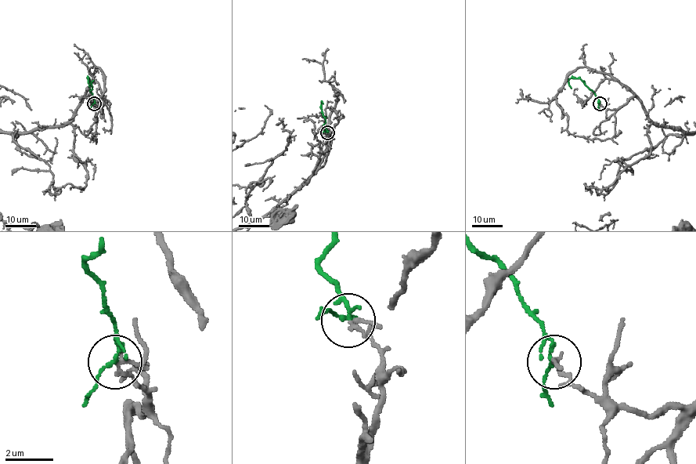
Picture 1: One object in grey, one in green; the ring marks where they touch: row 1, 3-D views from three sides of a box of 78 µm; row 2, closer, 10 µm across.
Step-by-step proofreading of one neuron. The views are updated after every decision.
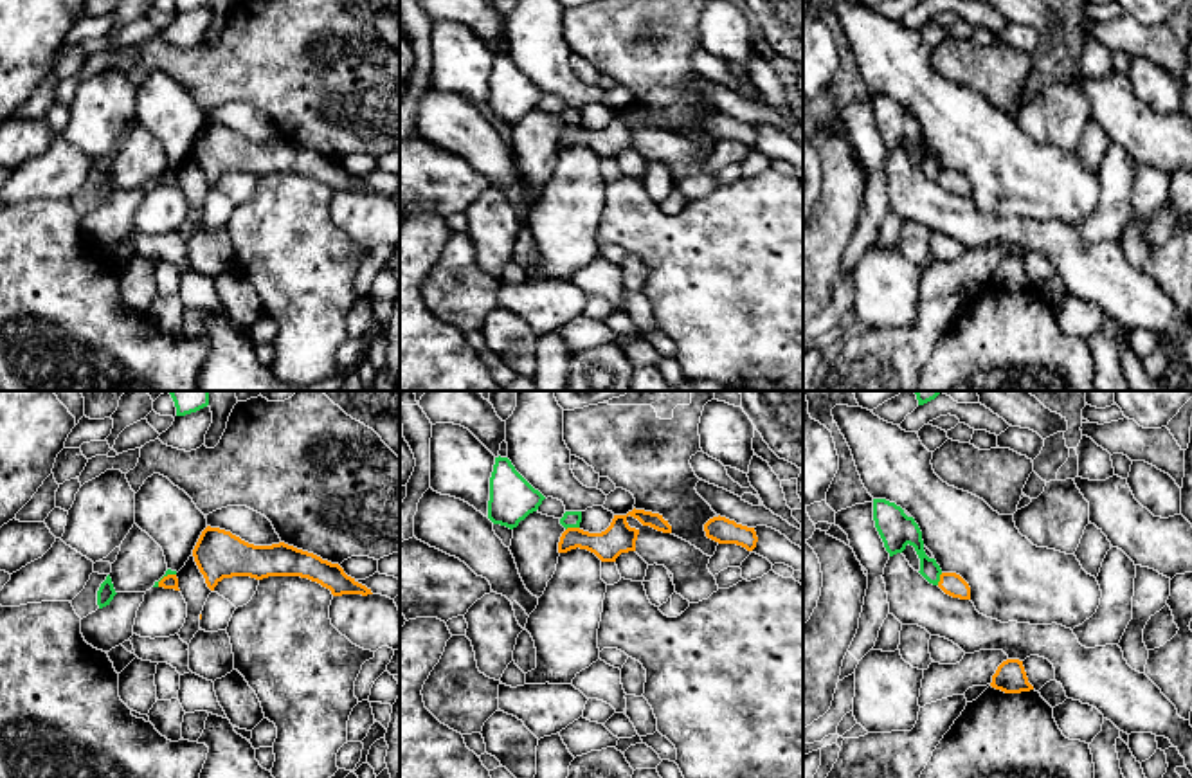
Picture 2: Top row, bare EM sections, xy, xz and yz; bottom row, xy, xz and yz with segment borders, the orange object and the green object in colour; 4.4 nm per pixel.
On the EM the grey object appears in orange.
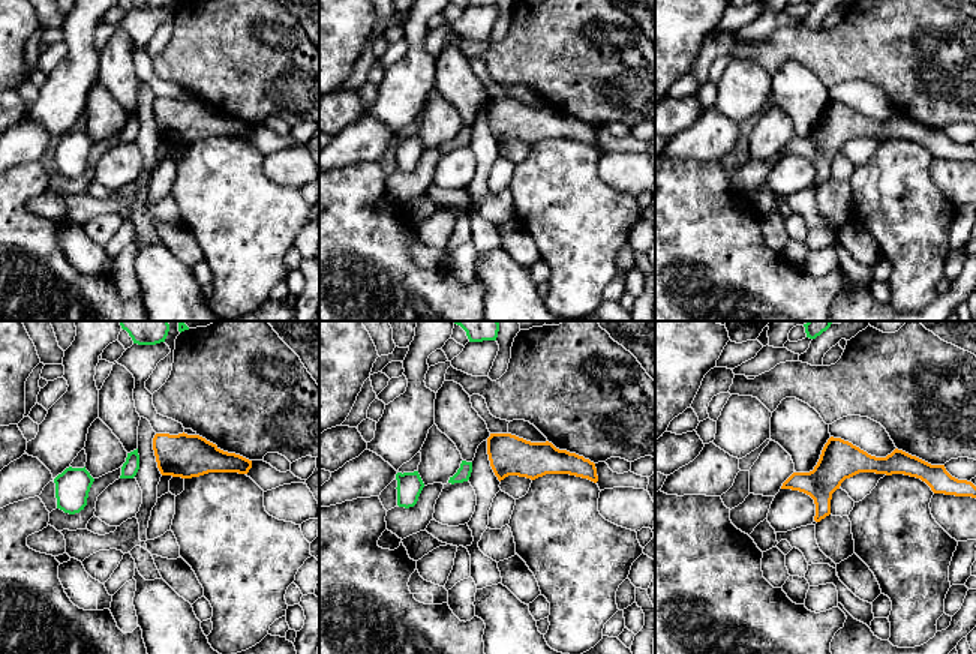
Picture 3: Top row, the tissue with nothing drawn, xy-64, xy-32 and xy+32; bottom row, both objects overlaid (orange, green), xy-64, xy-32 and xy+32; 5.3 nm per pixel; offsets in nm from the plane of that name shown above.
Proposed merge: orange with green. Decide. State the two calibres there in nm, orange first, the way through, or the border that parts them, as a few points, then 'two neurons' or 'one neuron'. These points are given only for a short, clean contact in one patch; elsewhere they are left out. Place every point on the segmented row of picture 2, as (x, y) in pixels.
140 nm thick on the orange side, 80 nm on the other; border along xz (578, 526), (566, 530); two neurons

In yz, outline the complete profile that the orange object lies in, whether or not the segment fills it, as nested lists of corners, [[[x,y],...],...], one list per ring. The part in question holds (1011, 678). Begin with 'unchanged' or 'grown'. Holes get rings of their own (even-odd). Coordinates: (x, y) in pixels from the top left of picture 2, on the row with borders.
unchanged | [[[1019,659],[1003,661],[992,675],[990,686],[1005,693],[1021,693],[1034,690],[1034,686],[1028,683],[1023,661]]]

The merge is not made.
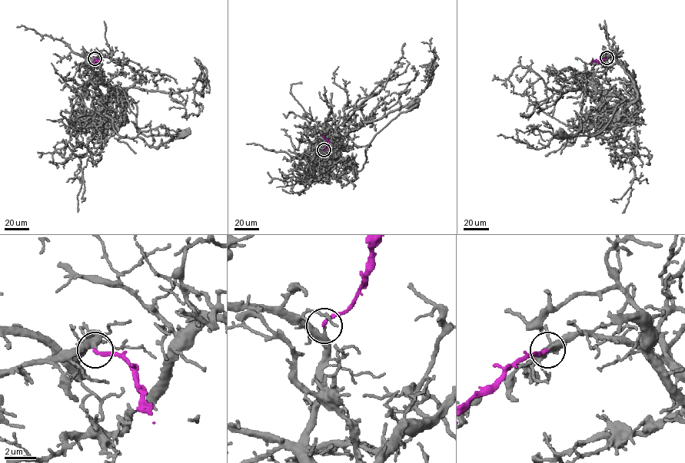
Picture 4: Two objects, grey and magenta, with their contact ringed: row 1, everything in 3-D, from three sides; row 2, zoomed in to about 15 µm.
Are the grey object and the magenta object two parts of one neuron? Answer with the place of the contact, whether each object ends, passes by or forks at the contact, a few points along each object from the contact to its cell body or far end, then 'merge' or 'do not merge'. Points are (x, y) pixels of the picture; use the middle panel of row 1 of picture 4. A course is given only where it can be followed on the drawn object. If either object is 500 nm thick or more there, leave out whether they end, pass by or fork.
at (324, 150); grey passes by; magenta ends there; grey runs (324, 150), (323, 160), (335, 176), (353, 180), (366, 160), (366, 148), (373, 138), (412, 105); magenta runs (324, 150), (327, 140), (322, 135); merge

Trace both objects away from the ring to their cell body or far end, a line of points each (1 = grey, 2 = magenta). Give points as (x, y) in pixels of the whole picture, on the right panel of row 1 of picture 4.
1: (606, 57), (622, 64), (633, 81), (636, 99), (620, 102), (598, 133), (560, 133)
2: (606, 57), (599, 62), (590, 62)

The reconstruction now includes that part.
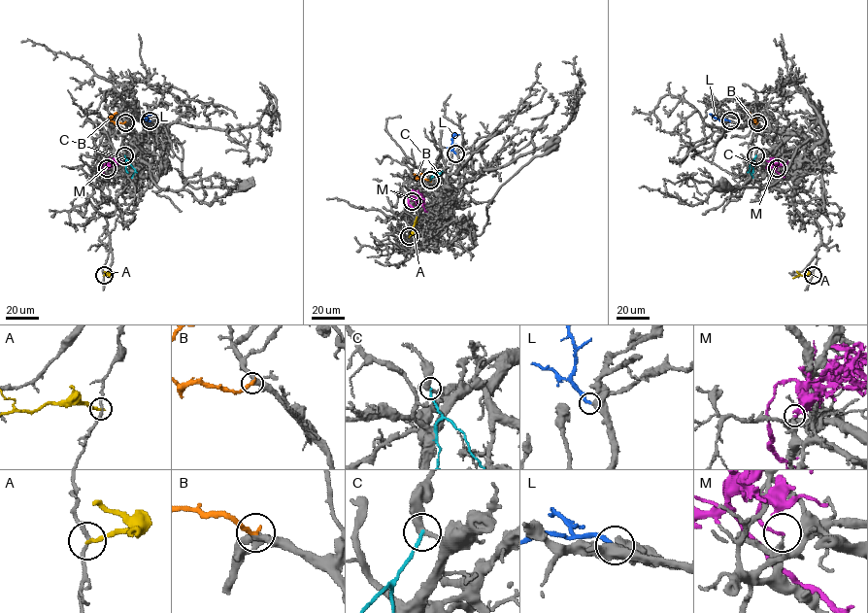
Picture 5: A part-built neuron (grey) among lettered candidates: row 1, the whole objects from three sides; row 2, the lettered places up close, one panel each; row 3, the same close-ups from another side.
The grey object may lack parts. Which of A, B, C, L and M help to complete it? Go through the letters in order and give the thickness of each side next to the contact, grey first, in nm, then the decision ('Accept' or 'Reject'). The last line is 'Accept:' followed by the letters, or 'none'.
A: Thickness 190 nm (grey) against 190 nm. Reject
B: Thickness 360 nm (grey) against 280 nm. Accept
C: Thickness 400 nm (grey) against 140 nm. Reject
L: Thickness 550 nm (grey) against 240 nm. Accept
M: Thickness 280 nm (grey) against 140 nm. Reject
Accept: B, L

